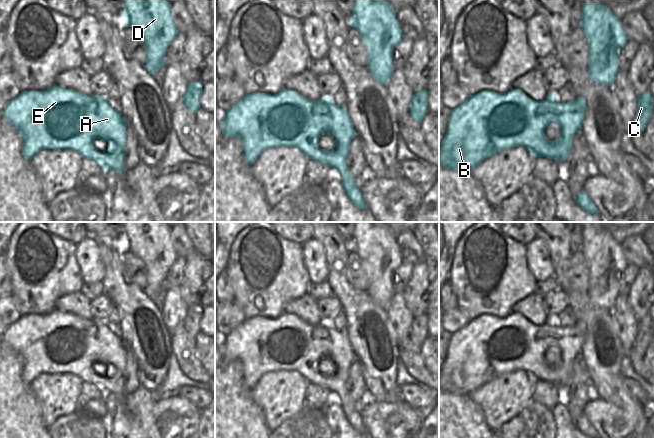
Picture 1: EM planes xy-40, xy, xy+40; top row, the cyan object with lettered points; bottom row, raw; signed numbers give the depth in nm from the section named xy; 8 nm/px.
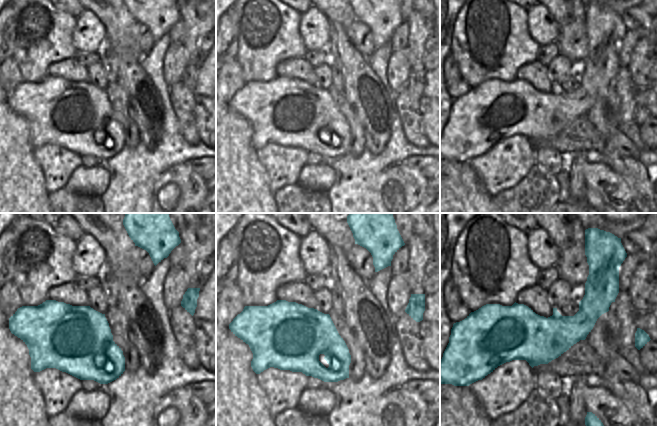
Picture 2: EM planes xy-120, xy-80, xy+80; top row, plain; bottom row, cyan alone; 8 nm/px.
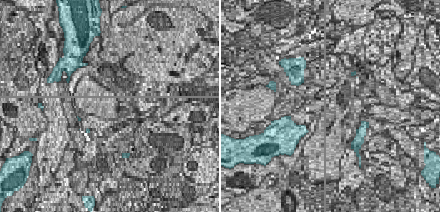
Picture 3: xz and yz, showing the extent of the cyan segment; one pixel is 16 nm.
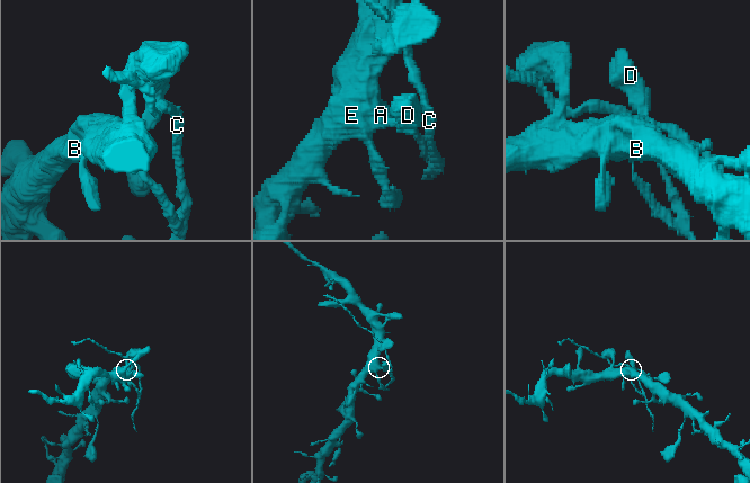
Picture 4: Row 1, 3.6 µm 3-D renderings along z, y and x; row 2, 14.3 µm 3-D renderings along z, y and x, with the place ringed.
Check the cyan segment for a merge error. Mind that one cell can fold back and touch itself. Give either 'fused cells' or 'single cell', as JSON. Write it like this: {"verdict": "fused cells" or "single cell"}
{"verdict": "fused cells"}

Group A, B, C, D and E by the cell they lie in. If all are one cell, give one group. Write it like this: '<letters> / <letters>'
A B D E / C

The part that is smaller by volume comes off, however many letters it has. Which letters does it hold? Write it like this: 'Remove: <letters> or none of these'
Remove: C.

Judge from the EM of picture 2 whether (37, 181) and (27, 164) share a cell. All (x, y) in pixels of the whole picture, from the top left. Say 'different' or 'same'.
same

